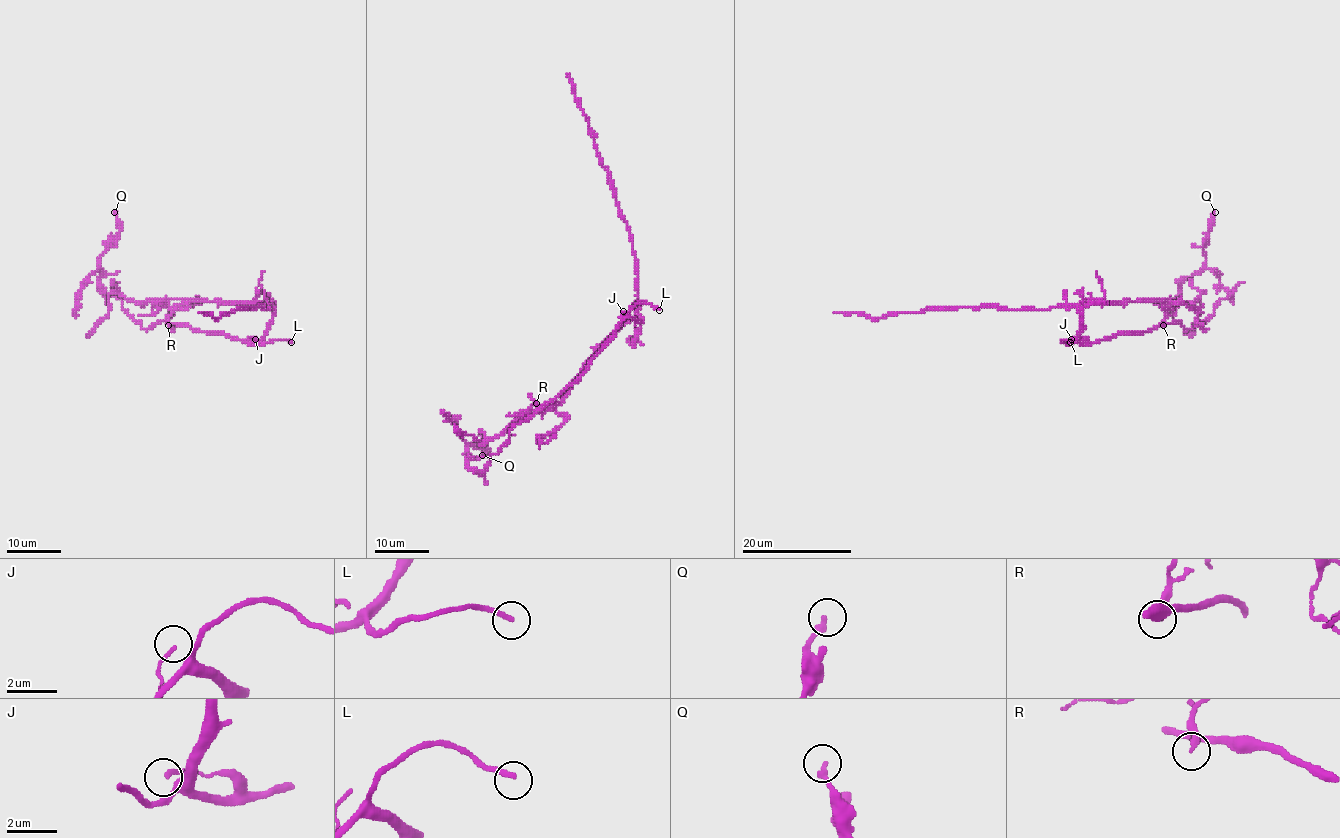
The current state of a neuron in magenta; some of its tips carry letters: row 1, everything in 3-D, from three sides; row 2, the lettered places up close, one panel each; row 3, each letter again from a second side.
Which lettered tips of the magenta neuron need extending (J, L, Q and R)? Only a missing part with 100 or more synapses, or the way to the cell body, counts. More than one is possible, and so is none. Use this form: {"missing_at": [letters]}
{"missing_at": ["L"]}

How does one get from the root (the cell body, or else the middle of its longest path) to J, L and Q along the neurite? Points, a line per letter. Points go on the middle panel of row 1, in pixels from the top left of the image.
J: (612, 336), (623, 311)
L: (612, 336), (619, 322), (638, 303), (645, 301), (659, 310)
Q: (612, 336), (574, 382), (517, 423), (488, 466), (473, 471), (467, 445), (484, 445), (482, 455)

